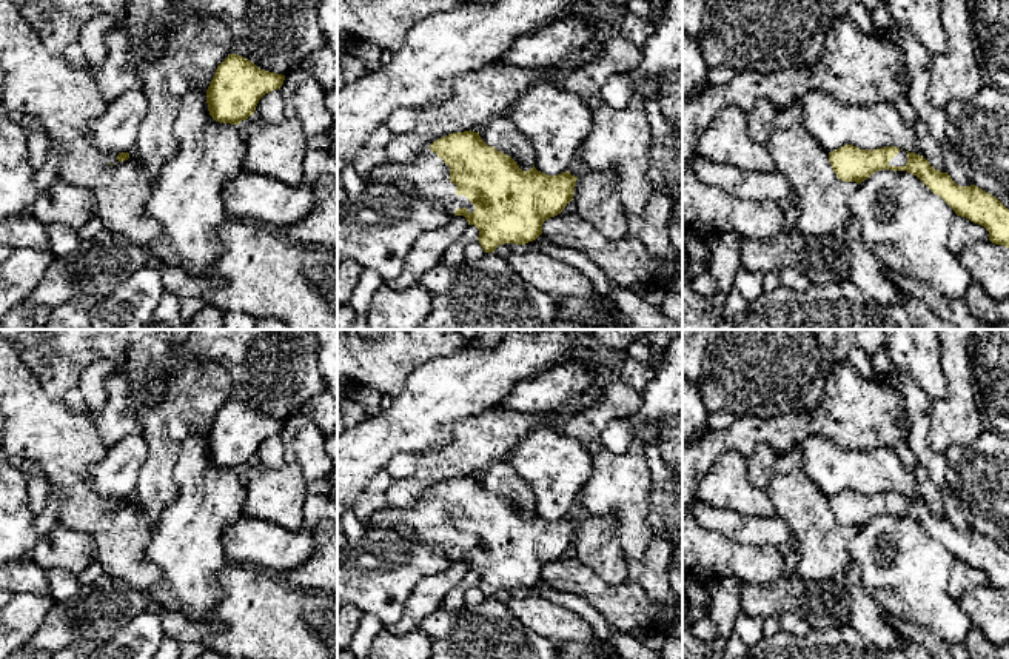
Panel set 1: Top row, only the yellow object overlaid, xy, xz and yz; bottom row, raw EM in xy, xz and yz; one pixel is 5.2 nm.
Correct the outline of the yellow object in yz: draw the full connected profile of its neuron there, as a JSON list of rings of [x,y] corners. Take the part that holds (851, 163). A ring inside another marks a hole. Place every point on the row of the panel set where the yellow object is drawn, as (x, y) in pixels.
[[[844,145],[829,152],[829,162],[840,180],[858,185],[881,169],[907,171],[940,196],[957,216],[984,226],[992,243],[1009,248],[1009,209],[997,197],[975,185],[957,185],[947,172],[935,169],[920,154],[897,146],[869,151]]]

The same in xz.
[[[474,131],[453,132],[433,142],[413,163],[385,163],[364,180],[367,185],[394,185],[407,179],[414,189],[433,202],[442,203],[451,214],[464,216],[479,229],[484,253],[494,253],[499,245],[525,245],[542,234],[542,223],[562,212],[573,200],[578,177],[568,171],[548,176],[531,169],[522,171],[507,154],[488,146]]]

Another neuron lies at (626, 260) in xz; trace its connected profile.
[[[578,212],[547,219],[542,223],[542,236],[556,246],[585,254],[619,288],[629,289],[636,282],[658,286],[659,263],[636,237],[625,234],[621,239],[607,239]]]

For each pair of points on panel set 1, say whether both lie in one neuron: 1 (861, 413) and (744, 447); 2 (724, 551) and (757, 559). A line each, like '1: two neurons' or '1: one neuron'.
1: one neuron
2: one neuron

